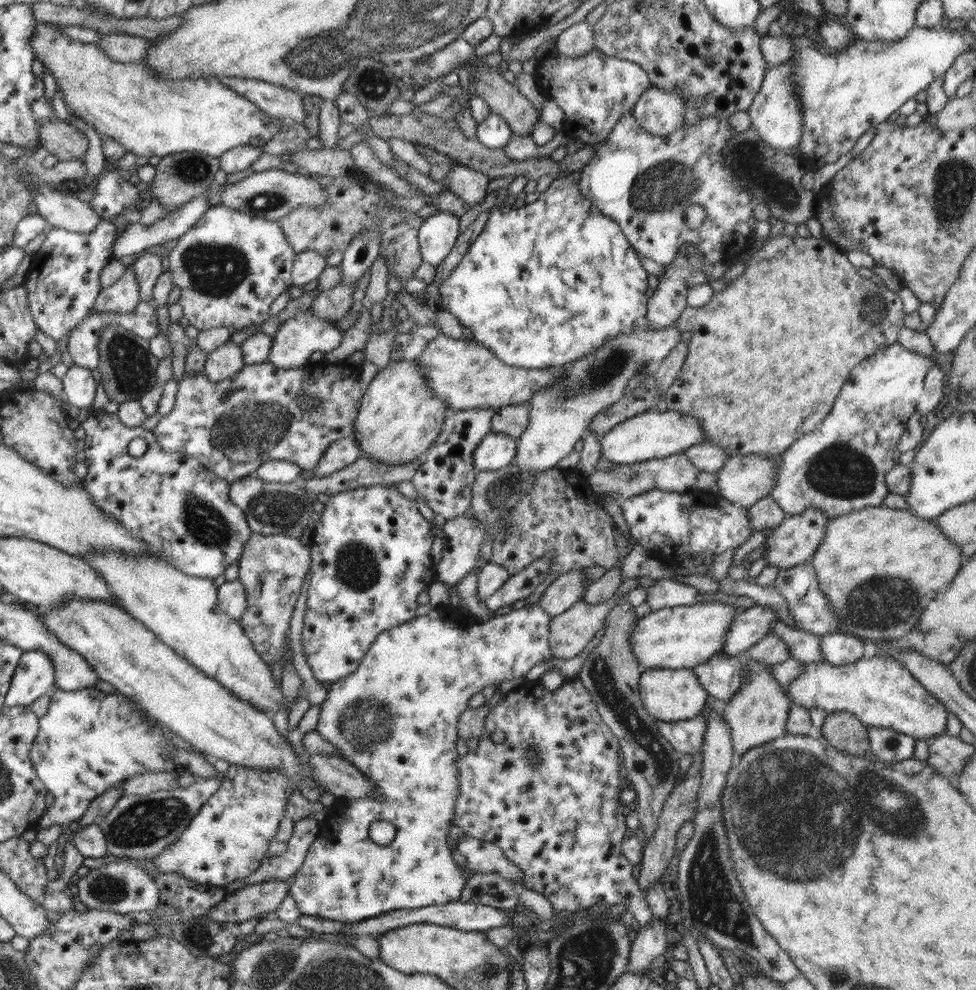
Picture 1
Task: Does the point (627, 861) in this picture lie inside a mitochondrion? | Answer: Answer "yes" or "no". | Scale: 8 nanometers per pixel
no

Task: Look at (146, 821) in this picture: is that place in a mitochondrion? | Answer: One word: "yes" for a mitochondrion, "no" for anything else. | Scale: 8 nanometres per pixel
yes

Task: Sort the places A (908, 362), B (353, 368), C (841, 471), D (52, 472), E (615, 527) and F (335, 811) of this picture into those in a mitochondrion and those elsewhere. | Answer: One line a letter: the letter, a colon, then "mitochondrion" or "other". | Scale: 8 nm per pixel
A: other
B: other
C: mitochondrion
D: other
E: other
F: other

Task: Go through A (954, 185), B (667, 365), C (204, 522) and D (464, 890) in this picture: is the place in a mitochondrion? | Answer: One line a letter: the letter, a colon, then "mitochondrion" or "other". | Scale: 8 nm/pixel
A: mitochondrion
B: other
C: mitochondrion
D: other

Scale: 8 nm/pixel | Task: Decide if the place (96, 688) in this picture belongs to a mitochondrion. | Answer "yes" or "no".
no

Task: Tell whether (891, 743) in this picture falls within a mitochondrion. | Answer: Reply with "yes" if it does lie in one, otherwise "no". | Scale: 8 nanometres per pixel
yes

